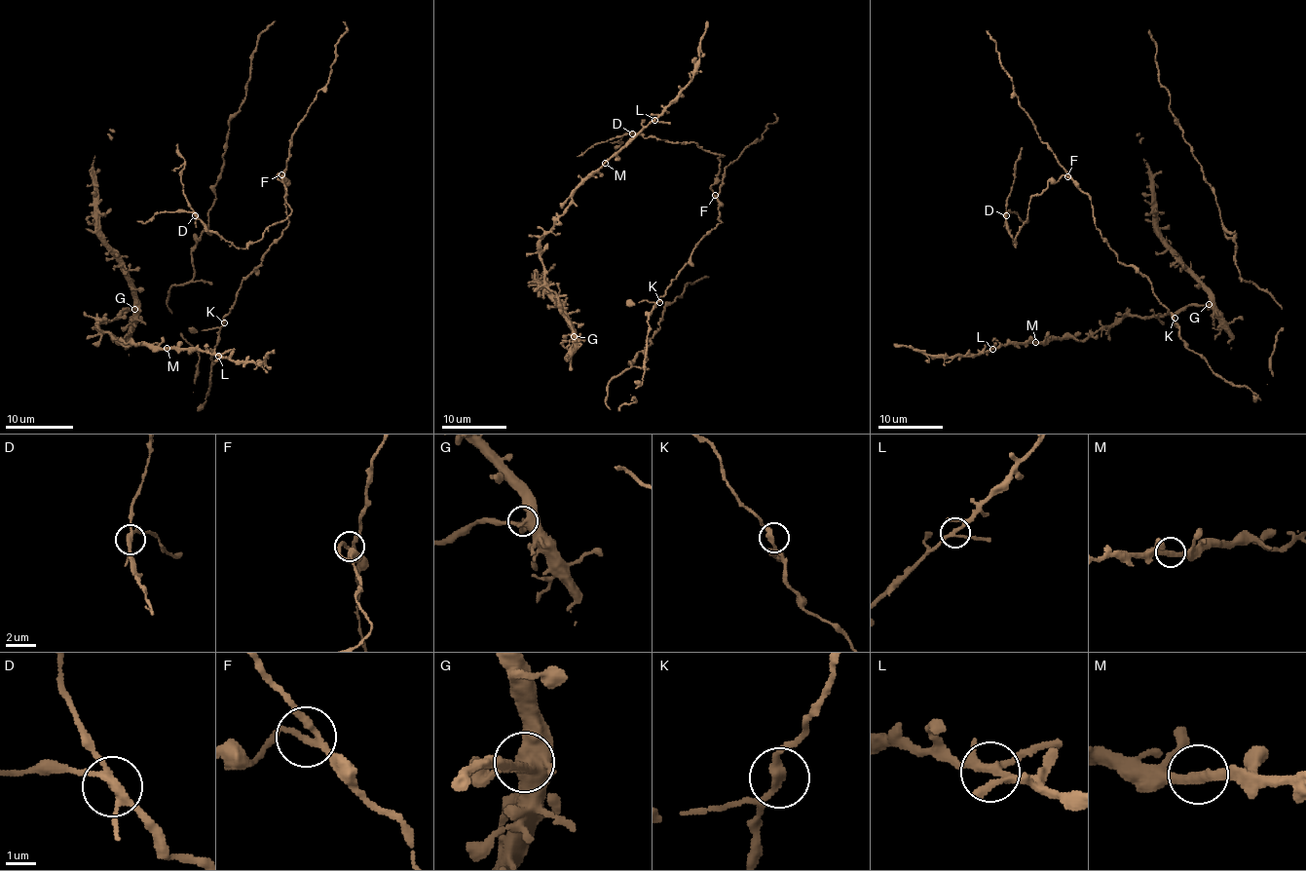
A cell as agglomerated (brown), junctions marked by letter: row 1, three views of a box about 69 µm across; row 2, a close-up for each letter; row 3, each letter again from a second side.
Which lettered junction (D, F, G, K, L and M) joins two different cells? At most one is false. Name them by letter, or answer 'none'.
D

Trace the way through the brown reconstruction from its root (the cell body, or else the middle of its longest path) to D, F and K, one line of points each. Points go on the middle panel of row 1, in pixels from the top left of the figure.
D: (640, 302), (664, 294), (693, 246), (721, 221), (711, 185), (725, 155), (693, 142), (632, 133)
F: (640, 302), (656, 302), (689, 261), (693, 246), (721, 221), (715, 195)
K: (640, 302), (659, 302)

